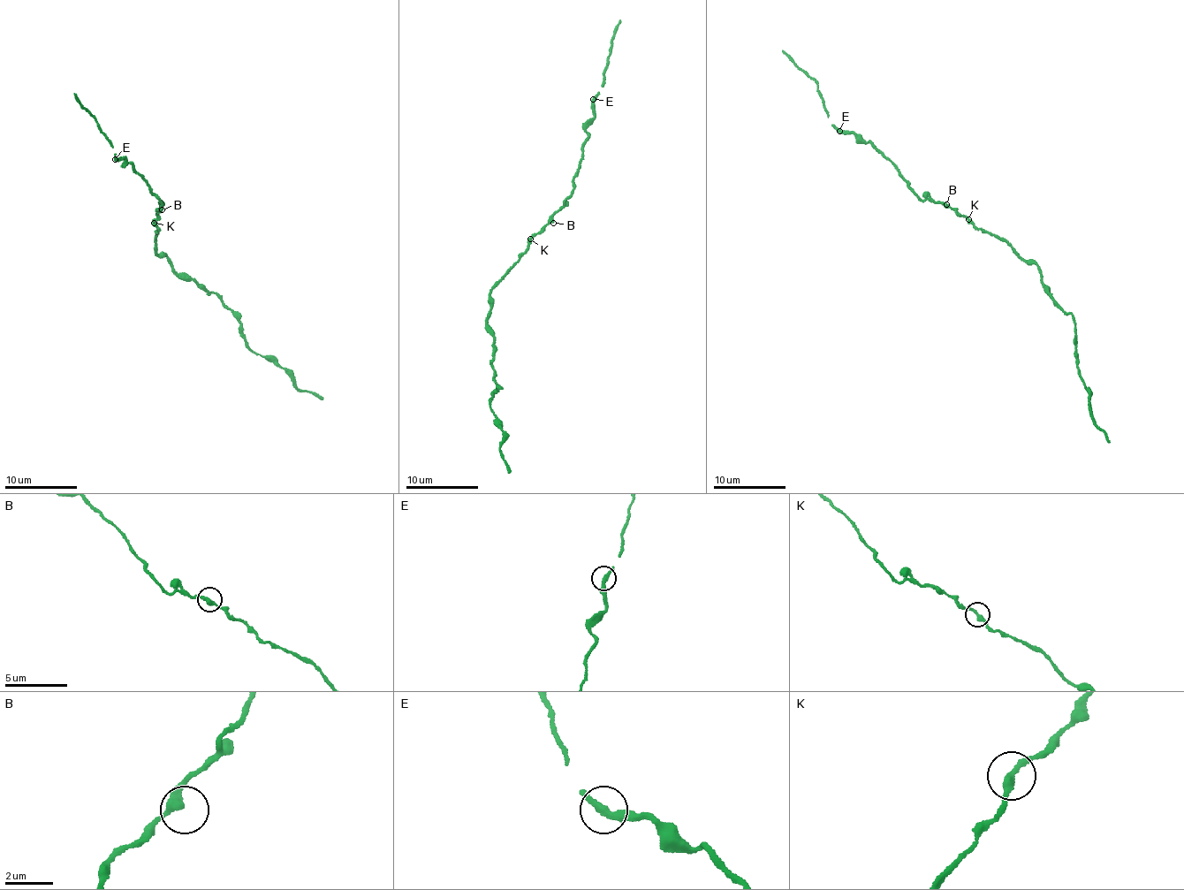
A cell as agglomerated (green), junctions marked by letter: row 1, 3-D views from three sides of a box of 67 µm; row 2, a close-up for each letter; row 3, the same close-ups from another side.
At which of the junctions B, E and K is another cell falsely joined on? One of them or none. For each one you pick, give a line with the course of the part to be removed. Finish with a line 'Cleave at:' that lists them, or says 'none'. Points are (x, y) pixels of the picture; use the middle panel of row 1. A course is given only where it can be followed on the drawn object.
K: (530, 239), (492, 290), (487, 315), (497, 389), (489, 400), (503, 433), (501, 456), (510, 473)
Cleave at: K

